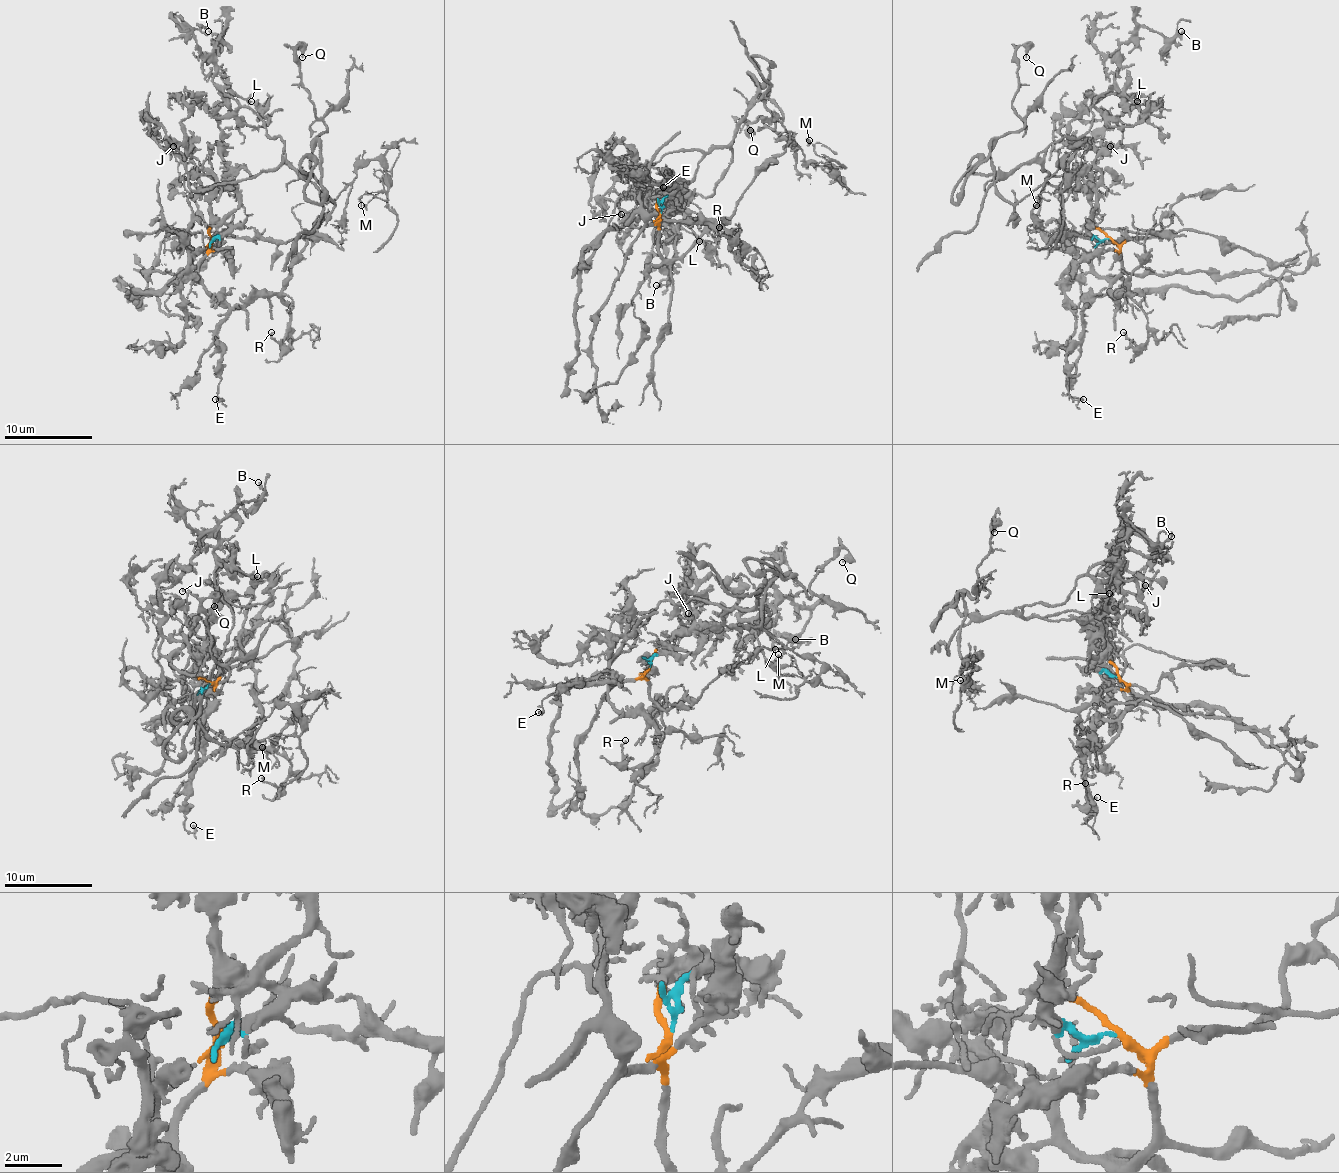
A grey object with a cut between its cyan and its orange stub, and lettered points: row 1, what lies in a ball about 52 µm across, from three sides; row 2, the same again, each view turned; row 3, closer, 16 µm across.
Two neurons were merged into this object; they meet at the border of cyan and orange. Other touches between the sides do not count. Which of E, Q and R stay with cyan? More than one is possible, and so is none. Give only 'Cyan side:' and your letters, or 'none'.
Cyan side: Q

